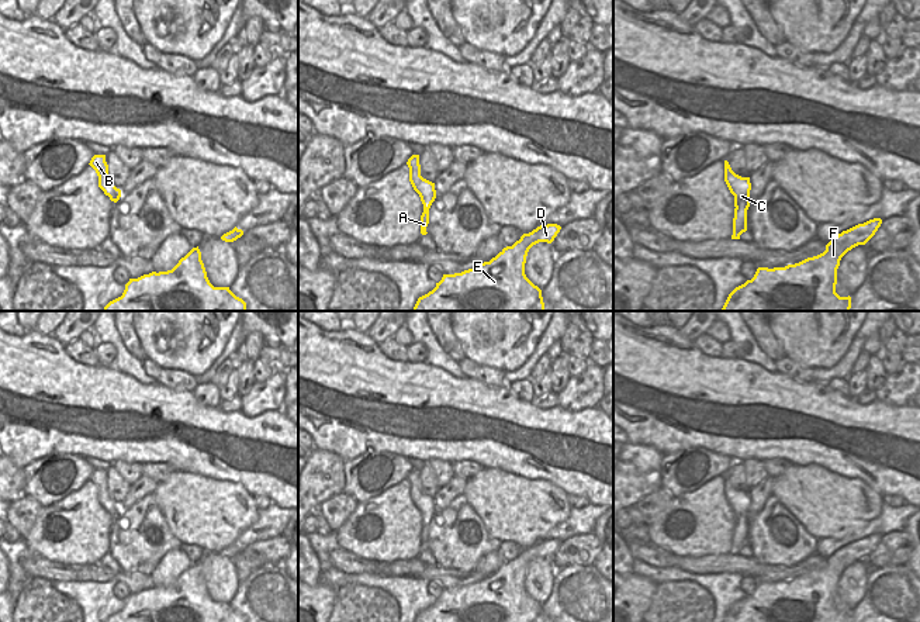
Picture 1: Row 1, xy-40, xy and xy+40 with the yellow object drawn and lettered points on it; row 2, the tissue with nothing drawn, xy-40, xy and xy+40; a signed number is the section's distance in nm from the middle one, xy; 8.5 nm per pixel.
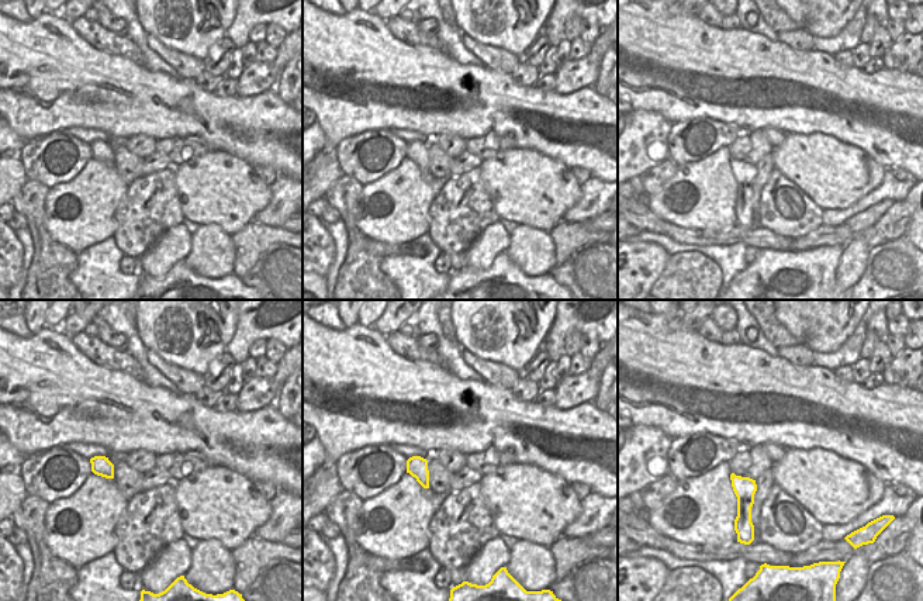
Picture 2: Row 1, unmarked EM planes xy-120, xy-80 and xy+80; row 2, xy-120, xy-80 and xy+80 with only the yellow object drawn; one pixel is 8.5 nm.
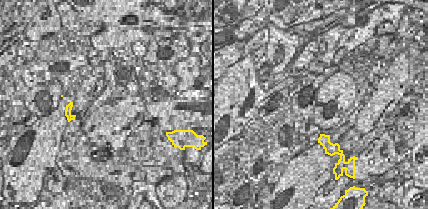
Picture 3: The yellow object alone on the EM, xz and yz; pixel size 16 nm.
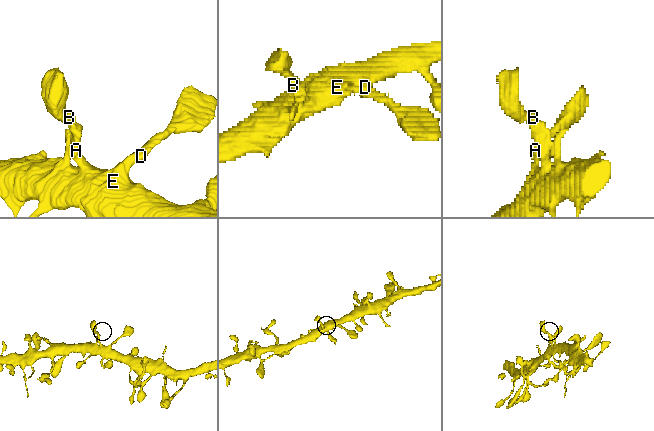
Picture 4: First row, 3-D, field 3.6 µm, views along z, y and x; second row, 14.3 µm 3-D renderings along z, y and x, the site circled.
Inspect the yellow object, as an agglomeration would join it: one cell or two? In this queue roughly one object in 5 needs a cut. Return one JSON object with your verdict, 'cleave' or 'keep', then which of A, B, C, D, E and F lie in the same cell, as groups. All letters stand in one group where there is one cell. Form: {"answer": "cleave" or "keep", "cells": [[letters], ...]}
{"answer": "keep", "cells": [["A", "B", "C", "D", "E", "F"]]}

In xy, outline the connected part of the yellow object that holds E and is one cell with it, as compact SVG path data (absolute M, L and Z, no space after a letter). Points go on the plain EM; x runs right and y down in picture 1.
M557 539L540 540L523 549L512 561L504 563L490 577L454 590L443 590L442 595L428 609L418 614L415 622L544 622L542 605L525 590L529 564L539 559L551 559L561 542Z

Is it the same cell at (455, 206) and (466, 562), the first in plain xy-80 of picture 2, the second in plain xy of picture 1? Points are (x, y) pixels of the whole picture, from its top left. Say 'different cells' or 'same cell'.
same cell

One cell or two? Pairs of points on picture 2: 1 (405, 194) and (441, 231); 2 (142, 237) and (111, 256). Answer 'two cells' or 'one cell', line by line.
1: two cells
2: two cells

